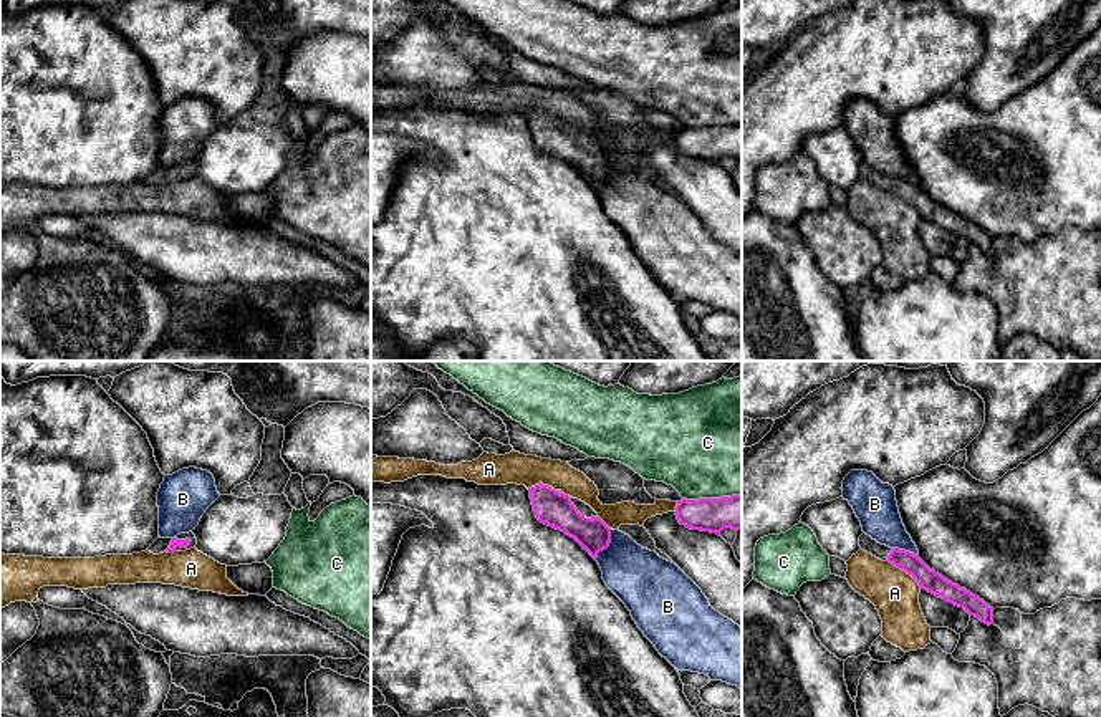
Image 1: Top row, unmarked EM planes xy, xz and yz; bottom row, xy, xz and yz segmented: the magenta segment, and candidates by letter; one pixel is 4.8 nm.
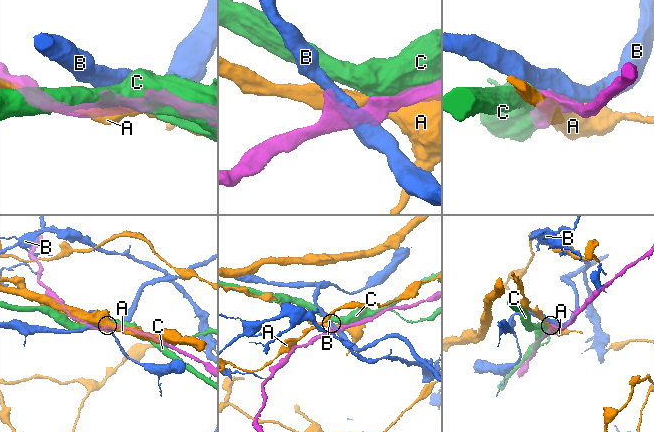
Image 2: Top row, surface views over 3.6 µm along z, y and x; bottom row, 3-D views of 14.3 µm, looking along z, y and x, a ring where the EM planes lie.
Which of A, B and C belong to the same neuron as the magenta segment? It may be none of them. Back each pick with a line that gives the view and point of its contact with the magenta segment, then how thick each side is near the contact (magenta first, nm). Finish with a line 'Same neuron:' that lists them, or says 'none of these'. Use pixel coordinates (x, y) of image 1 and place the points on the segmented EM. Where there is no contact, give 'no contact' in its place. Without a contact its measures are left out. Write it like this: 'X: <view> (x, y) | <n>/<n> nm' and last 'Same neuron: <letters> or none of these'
Same neuron: none of these

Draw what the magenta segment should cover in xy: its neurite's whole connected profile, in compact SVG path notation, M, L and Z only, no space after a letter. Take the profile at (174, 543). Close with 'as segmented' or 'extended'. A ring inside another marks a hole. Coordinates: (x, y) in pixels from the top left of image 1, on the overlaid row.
M192 532L189 533L180 533L174 538L157 538L149 548L147 551L159 555L159 553L171 553L171 551L185 551L190 548L195 548L197 545L197 538Z | extended

